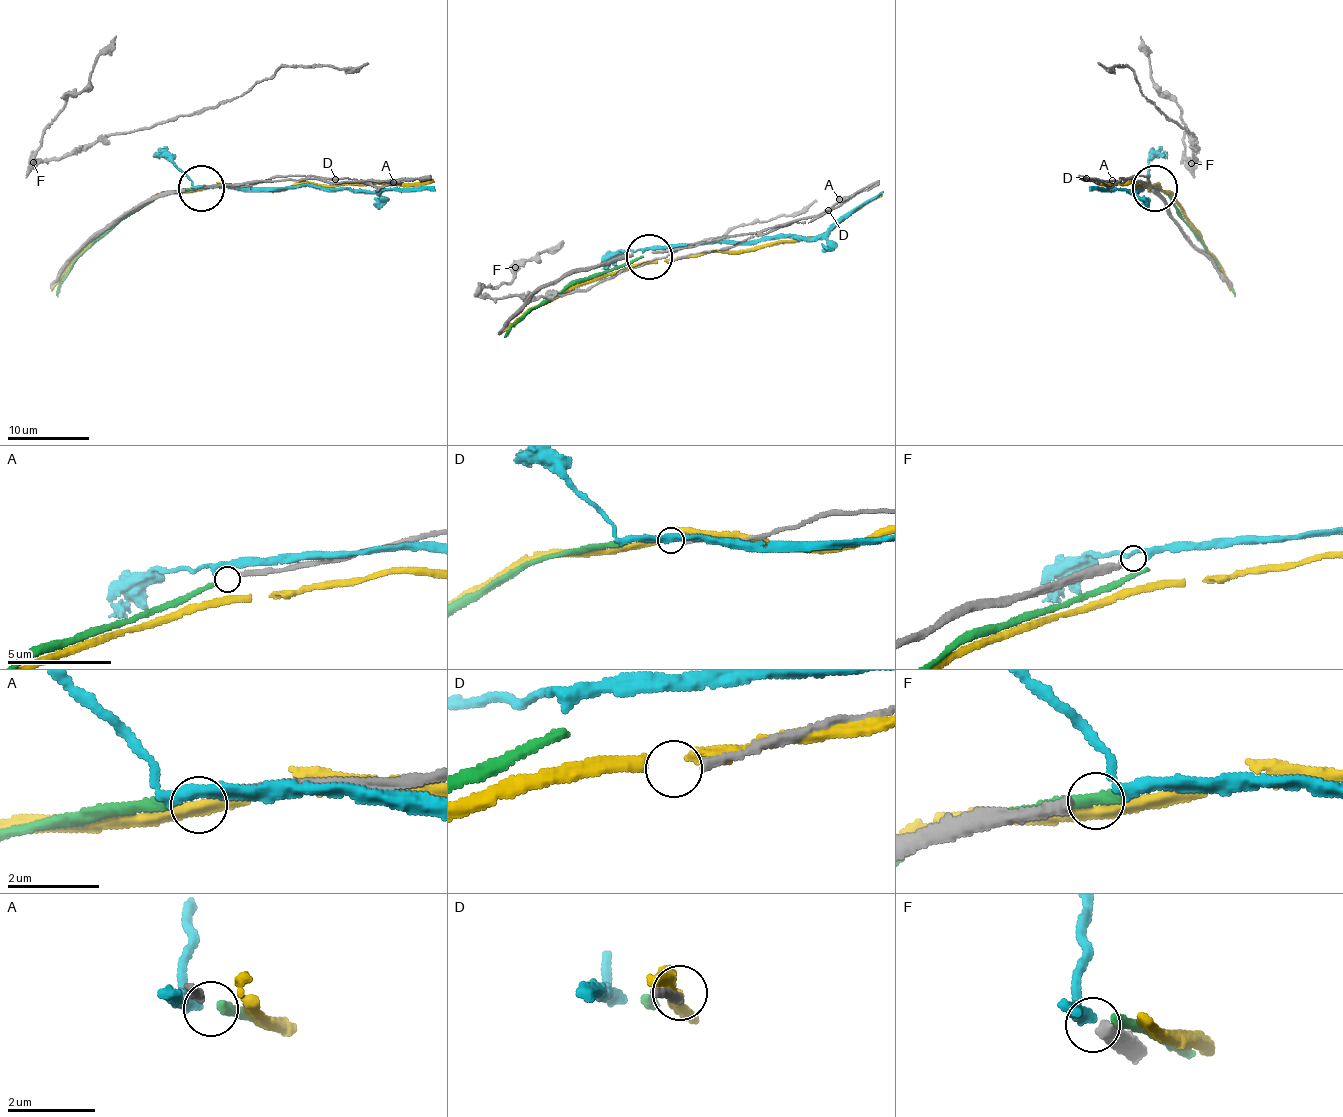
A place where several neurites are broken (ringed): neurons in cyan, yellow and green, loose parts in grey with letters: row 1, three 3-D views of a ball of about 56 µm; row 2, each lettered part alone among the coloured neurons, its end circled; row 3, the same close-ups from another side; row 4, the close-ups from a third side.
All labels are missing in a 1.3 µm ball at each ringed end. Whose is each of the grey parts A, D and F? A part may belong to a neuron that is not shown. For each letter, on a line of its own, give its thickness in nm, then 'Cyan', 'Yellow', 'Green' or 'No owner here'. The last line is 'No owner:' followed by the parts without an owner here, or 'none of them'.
A: Thickness 200 nm. Green
D: Thickness 160 nm. No owner here
F: Thickness 320 nm. Cyan
No owner: D

